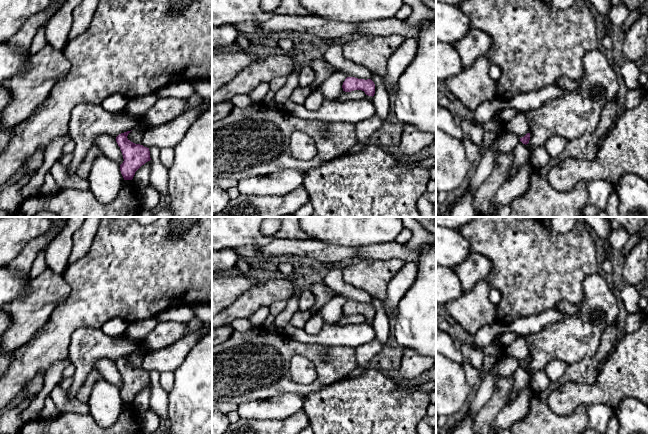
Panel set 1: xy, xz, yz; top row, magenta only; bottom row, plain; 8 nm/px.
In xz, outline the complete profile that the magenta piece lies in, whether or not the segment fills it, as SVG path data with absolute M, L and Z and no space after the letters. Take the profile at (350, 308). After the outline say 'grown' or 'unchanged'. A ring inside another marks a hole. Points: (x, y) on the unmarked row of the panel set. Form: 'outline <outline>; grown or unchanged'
outline M347 301L342 309L343 315L351 316L354 314L362 314L368 320L374 320L375 308L371 303L358 303L355 301Z; unchanged

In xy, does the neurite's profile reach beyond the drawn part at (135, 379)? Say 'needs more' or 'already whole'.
already whole

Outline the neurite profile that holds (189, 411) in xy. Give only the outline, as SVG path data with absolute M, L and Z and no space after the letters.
M212 330L202 334L174 371L167 418L170 434L212 434Z

